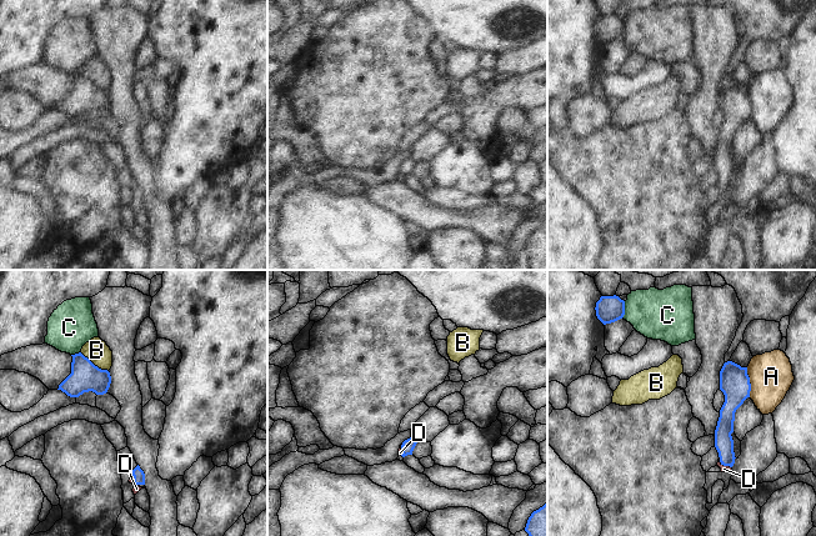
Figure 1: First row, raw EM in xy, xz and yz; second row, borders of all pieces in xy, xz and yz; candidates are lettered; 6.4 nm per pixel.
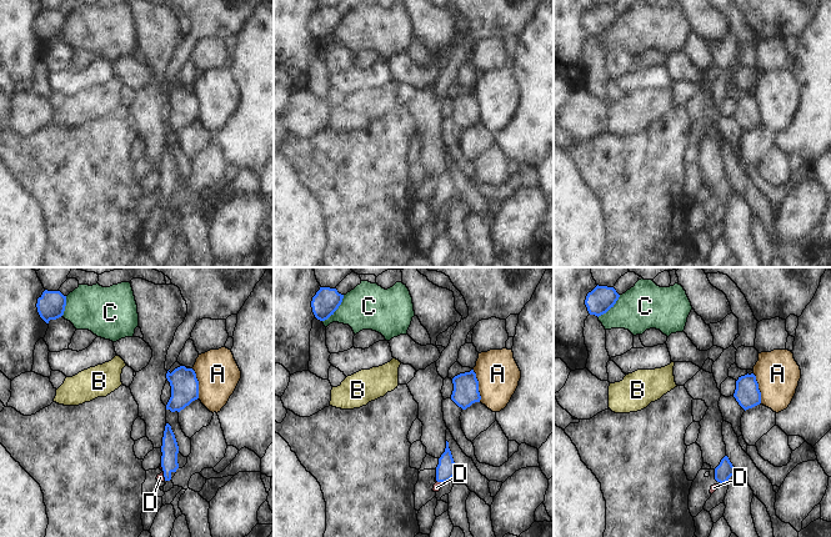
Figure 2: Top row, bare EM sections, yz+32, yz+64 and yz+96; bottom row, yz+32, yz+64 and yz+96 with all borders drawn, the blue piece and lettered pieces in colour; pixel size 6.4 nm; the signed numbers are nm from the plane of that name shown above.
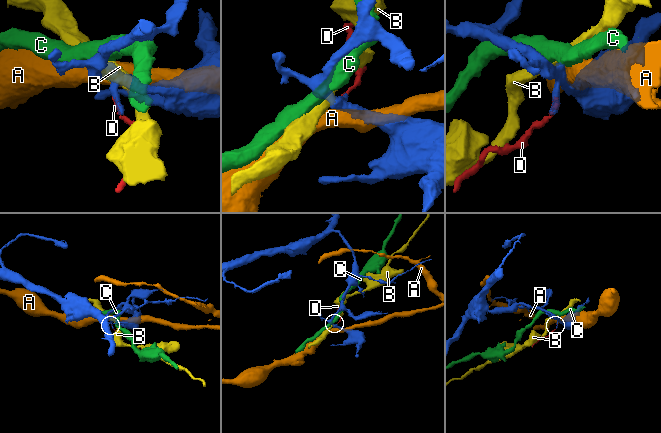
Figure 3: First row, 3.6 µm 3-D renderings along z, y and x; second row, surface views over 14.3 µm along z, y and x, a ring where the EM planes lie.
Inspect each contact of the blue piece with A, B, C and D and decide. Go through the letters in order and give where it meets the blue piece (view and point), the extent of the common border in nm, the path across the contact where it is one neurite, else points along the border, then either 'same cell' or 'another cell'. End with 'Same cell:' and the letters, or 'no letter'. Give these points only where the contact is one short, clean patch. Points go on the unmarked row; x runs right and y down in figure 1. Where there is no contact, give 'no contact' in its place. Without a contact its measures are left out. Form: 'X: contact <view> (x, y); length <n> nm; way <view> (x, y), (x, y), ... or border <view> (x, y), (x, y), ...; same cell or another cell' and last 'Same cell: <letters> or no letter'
A: contact yz (749, 103); length 190 nm; another cell
B: contact xy (93, 84); length 220 nm; another cell
C: contact yz (624, 30); length 110 nm; another cell
D: contact yz (725, 185); length 110 nm; way yz (724, 163), (725, 185), (724, 189); same cell
Same cell: D

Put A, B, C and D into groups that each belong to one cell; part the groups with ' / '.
A / B / C / D

